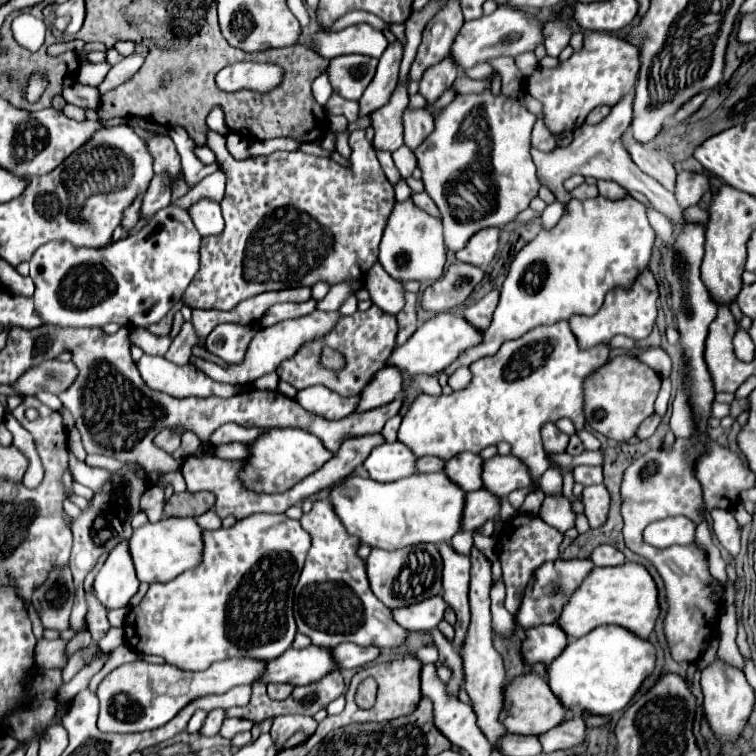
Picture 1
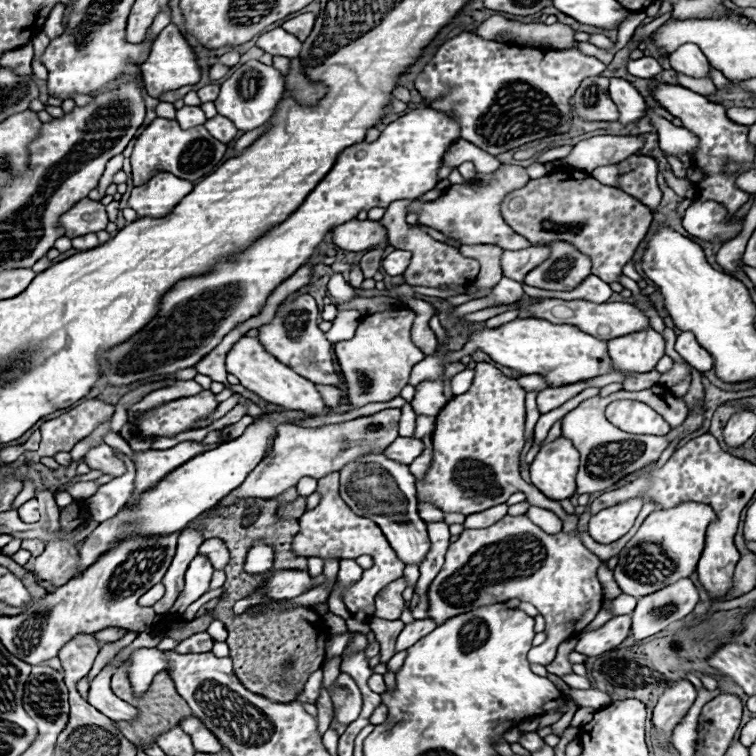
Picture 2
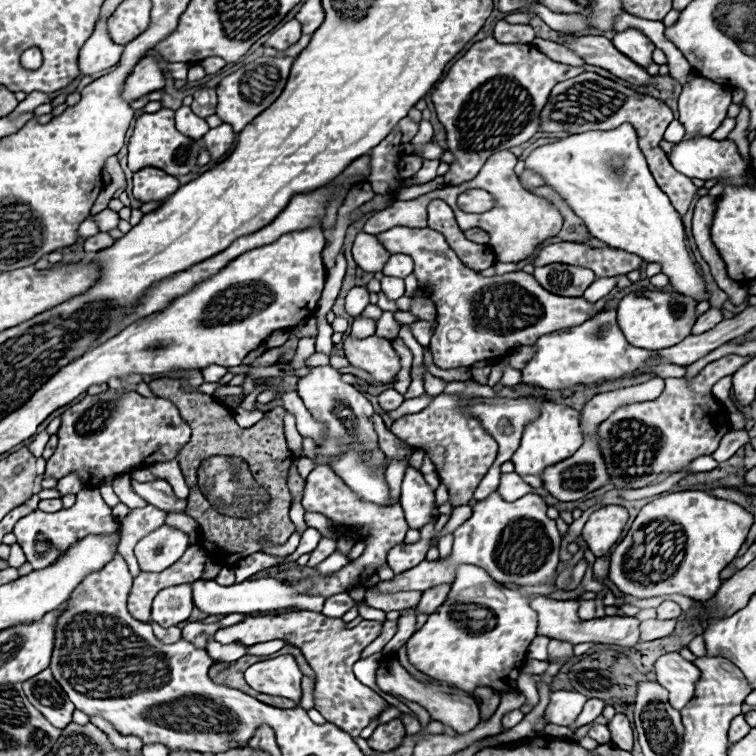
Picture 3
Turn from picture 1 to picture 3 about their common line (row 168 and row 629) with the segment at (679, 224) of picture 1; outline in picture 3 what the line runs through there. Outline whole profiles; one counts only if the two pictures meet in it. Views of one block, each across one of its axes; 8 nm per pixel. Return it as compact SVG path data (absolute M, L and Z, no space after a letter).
M536 596L530 600L530 608L538 612L538 634L550 636L556 640L570 640L572 644L580 642L598 642L598 644L618 644L632 648L640 640L640 620L630 616L604 616L582 622L578 618L578 606L576 600L554 600L546 596Z

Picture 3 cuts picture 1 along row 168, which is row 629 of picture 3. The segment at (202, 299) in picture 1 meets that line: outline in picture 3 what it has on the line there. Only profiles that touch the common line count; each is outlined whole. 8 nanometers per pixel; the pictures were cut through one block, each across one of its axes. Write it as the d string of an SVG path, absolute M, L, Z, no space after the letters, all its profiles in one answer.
M302 610L302 612L290 612L278 616L244 618L242 622L228 626L226 630L218 630L214 634L214 640L220 644L240 642L244 646L270 642L270 640L284 640L286 644L298 646L304 652L308 664L314 668L314 672L322 674L322 682L316 682L314 686L314 708L328 722L336 724L344 732L358 738L360 732L370 724L370 720L380 716L390 706L384 696L364 686L360 680L356 680L352 672L352 666L360 660L362 650L370 646L380 634L382 634L382 622L362 620L358 626L346 628L346 624L340 618L326 618L320 612Z

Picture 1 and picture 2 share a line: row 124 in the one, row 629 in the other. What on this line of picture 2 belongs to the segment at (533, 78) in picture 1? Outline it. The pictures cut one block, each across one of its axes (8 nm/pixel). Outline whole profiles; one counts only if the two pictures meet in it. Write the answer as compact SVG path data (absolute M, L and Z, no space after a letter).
M526 514L504 516L496 524L478 530L464 530L446 552L446 562L428 588L428 616L438 624L470 608L520 598L532 602L546 620L548 640L528 652L530 664L548 666L558 644L576 636L594 620L602 608L598 568L602 560L580 540L578 532L546 534Z

